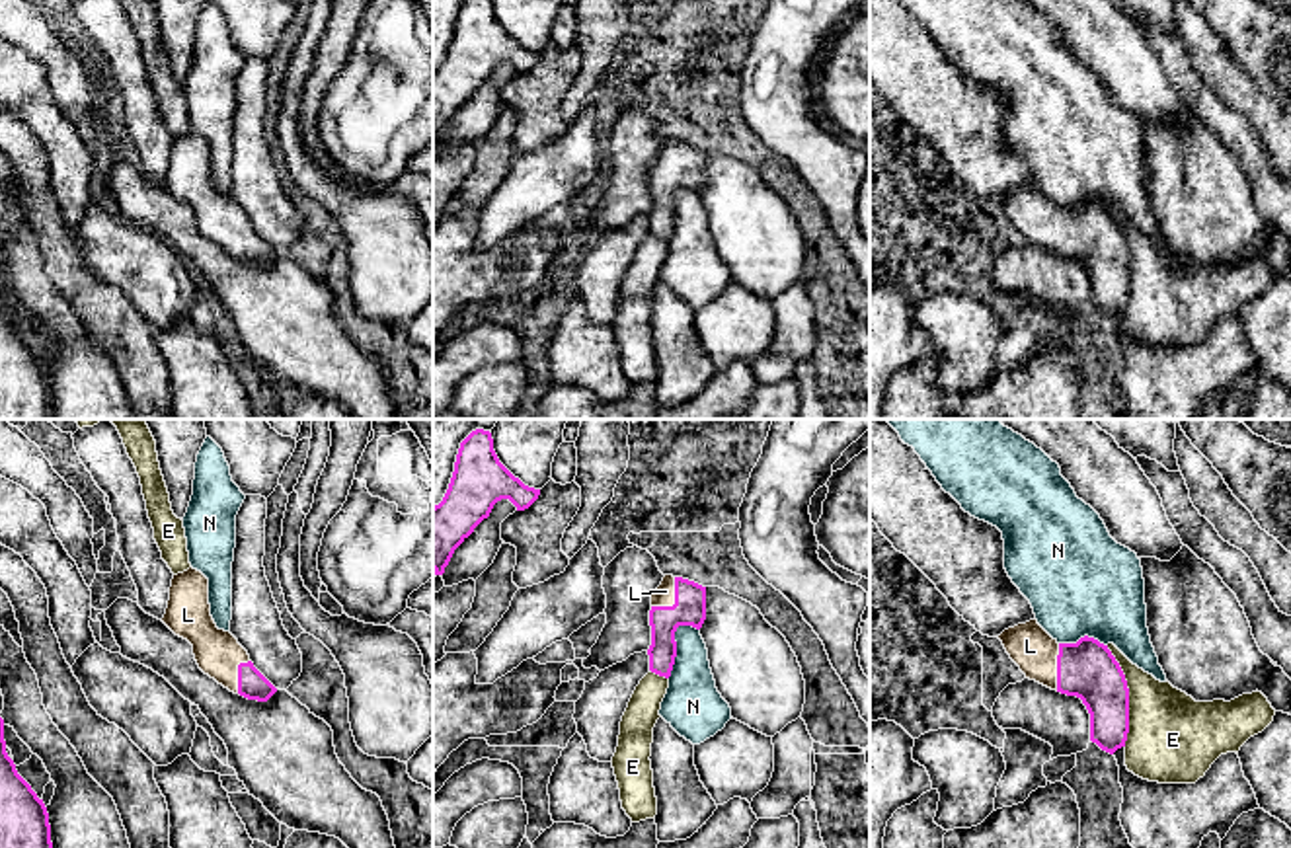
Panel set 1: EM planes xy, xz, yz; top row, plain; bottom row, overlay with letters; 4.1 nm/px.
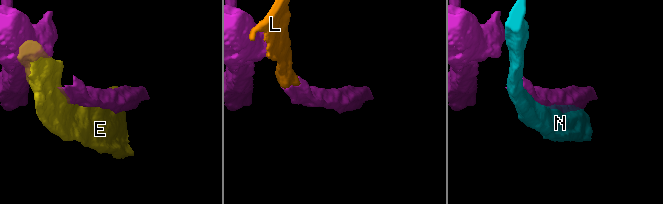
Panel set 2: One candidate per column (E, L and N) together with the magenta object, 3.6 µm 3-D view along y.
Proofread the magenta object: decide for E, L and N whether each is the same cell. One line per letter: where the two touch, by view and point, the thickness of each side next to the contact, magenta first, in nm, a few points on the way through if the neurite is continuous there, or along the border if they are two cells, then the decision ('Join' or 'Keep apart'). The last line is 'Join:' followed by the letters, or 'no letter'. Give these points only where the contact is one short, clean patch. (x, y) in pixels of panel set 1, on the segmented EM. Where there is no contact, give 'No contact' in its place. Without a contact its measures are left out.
E: Touches magenta at yz (1128, 696). Thickness 240 nm (magenta) against 360 nm. Keep apart
L: Touches magenta at xz (675, 601). Thickness 140 nm (magenta) against 80 nm. Join
N: Touches magenta at xz (675, 642). Thickness 140 nm (magenta) against 220 nm. Keep apart
Join: L

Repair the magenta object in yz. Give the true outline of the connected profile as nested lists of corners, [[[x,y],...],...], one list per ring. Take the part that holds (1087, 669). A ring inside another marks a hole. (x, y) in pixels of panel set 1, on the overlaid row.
[[[1036,618],[1004,630],[998,639],[1026,678],[1082,700],[1092,743],[1110,754],[1125,747],[1129,688],[1108,645],[1088,636],[1059,643]]]

